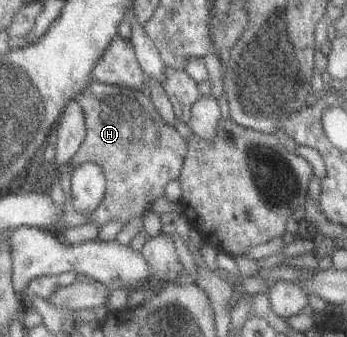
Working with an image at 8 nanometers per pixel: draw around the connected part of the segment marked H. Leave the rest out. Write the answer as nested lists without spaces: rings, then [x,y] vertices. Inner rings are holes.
[[[90,80],[85,89],[74,98],[76,104],[83,111],[86,131],[81,146],[78,147],[74,156],[68,161],[66,167],[58,168],[57,179],[64,196],[64,203],[61,208],[61,219],[66,227],[76,227],[85,223],[93,223],[100,228],[107,221],[117,219],[120,225],[124,226],[130,219],[142,219],[145,213],[150,210],[150,203],[154,199],[164,197],[164,188],[168,182],[178,178],[180,166],[186,154],[187,143],[181,139],[175,129],[162,123],[160,117],[154,111],[150,99],[147,98],[145,91],[136,91],[116,85],[106,85],[98,81]],[[81,163],[92,163],[98,165],[105,178],[105,187],[102,199],[98,207],[90,214],[80,215],[68,199],[69,183],[71,175],[70,167],[75,168]]]

